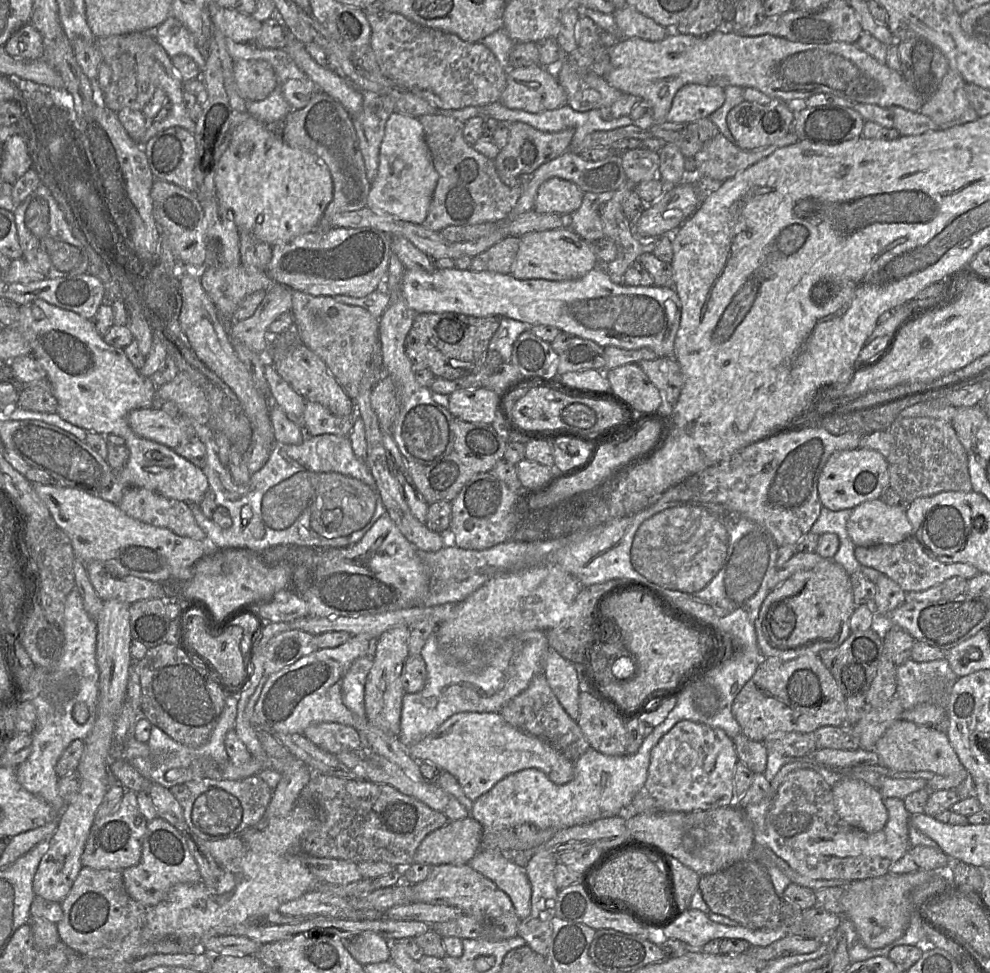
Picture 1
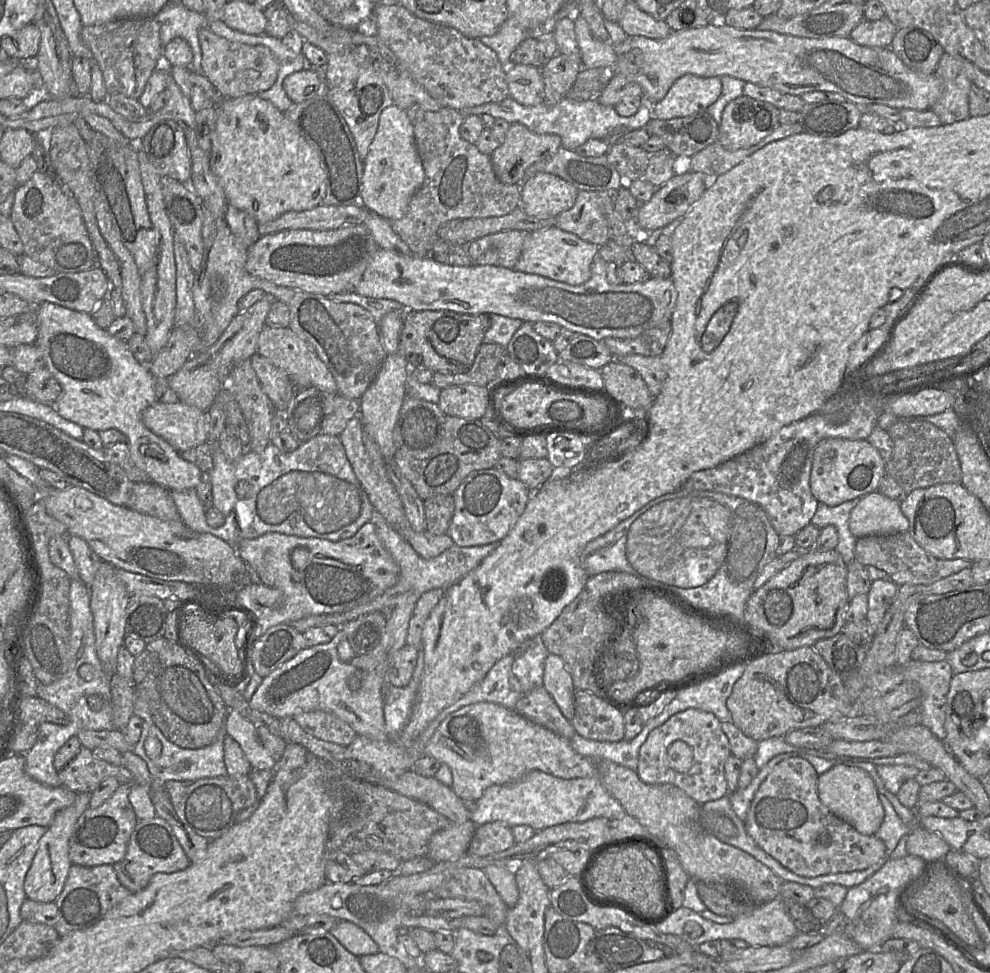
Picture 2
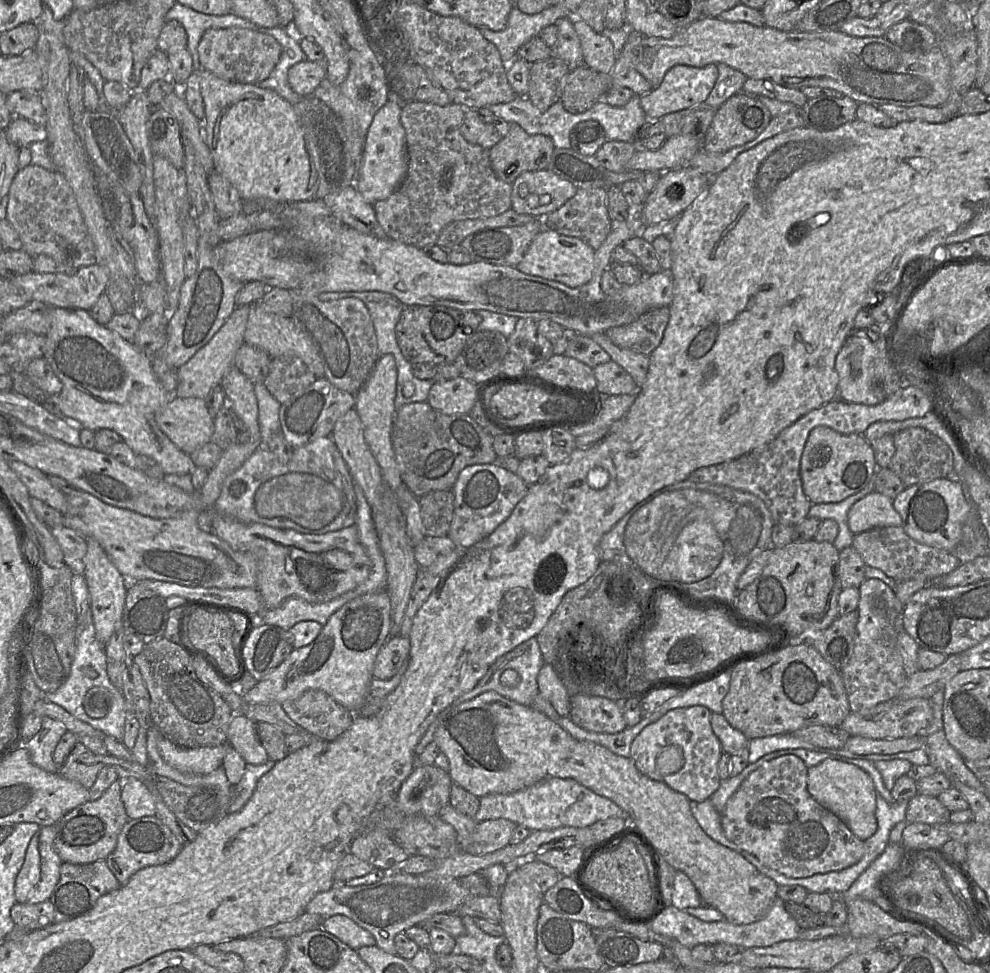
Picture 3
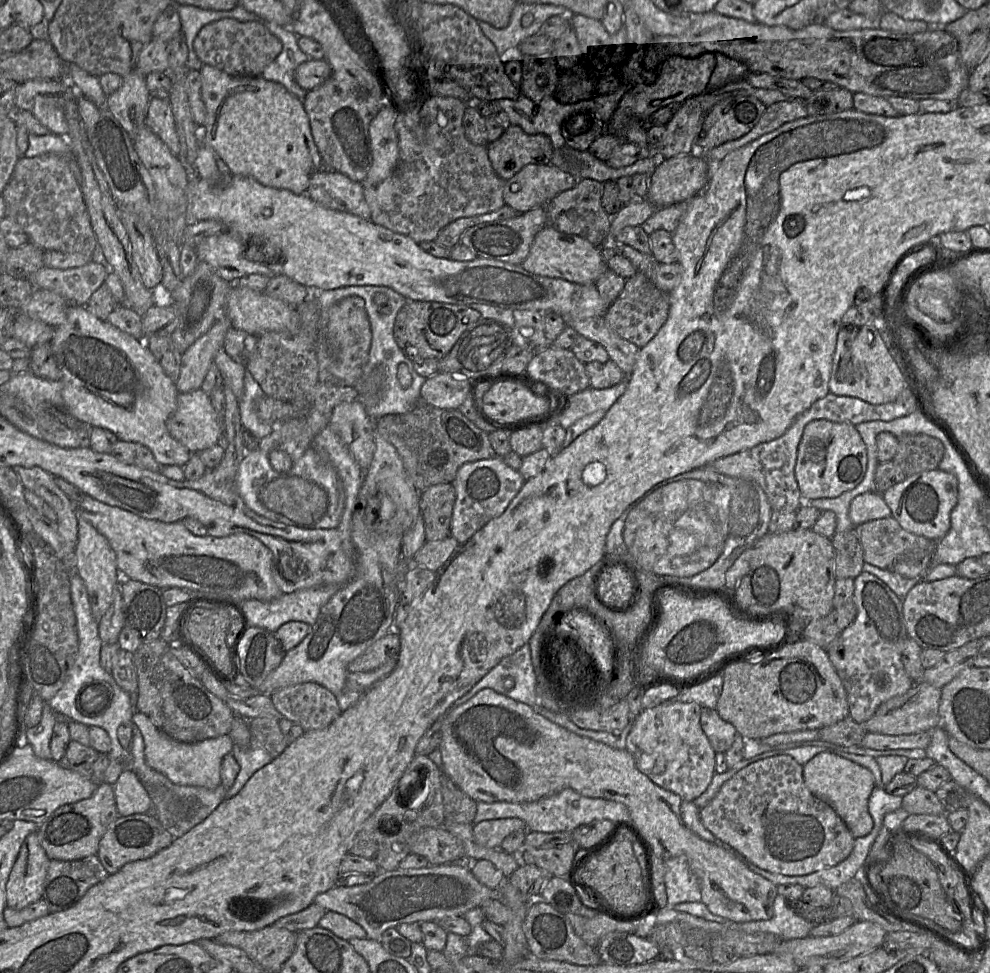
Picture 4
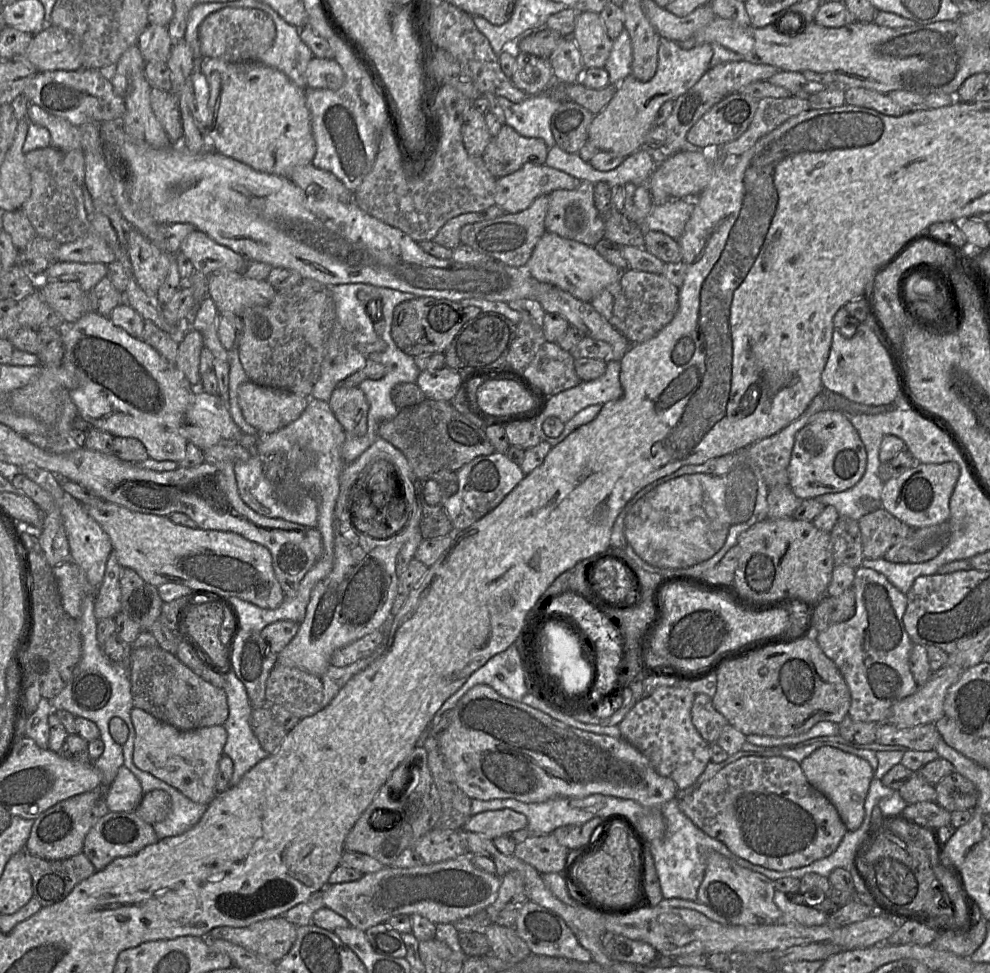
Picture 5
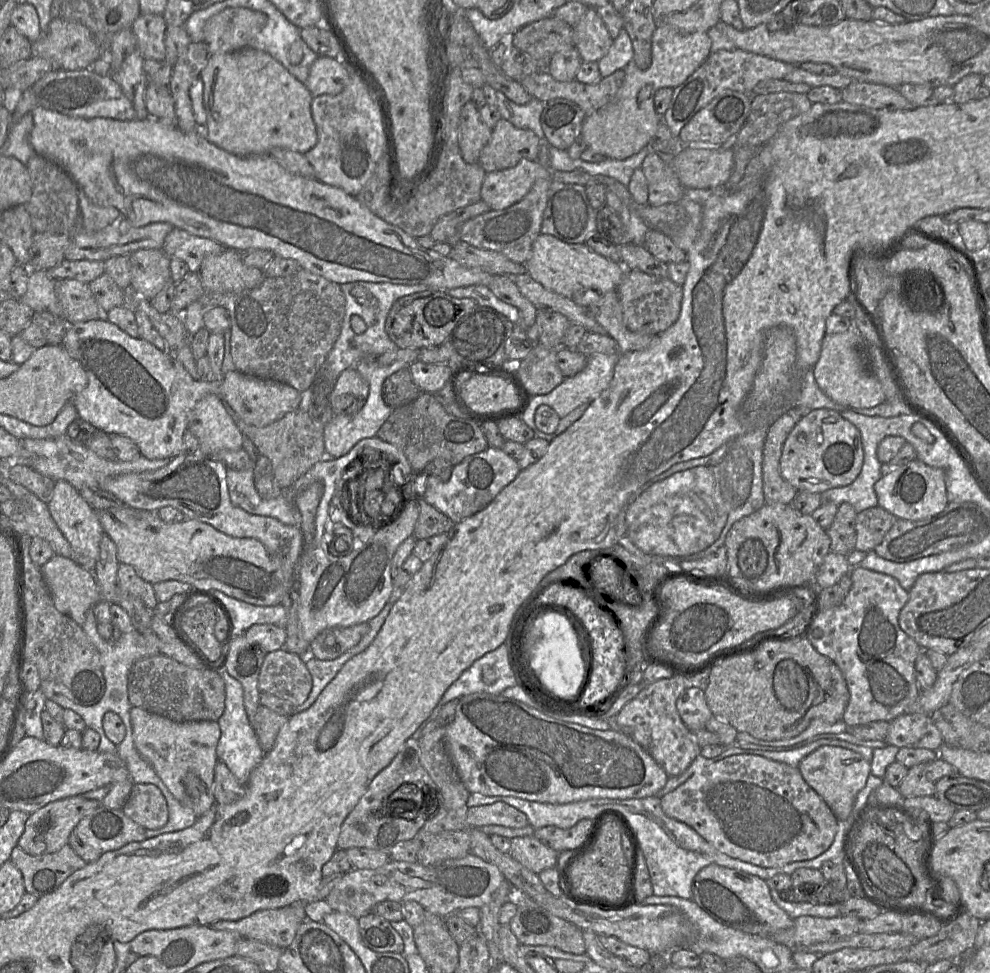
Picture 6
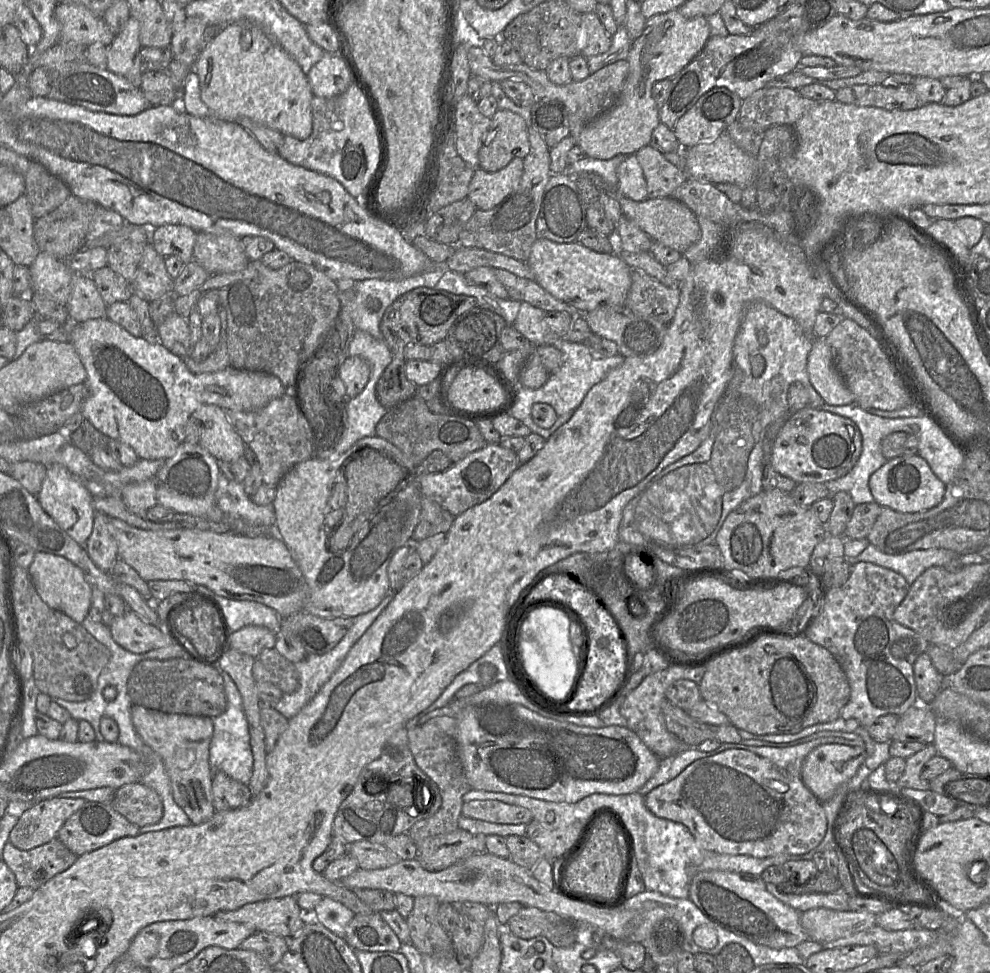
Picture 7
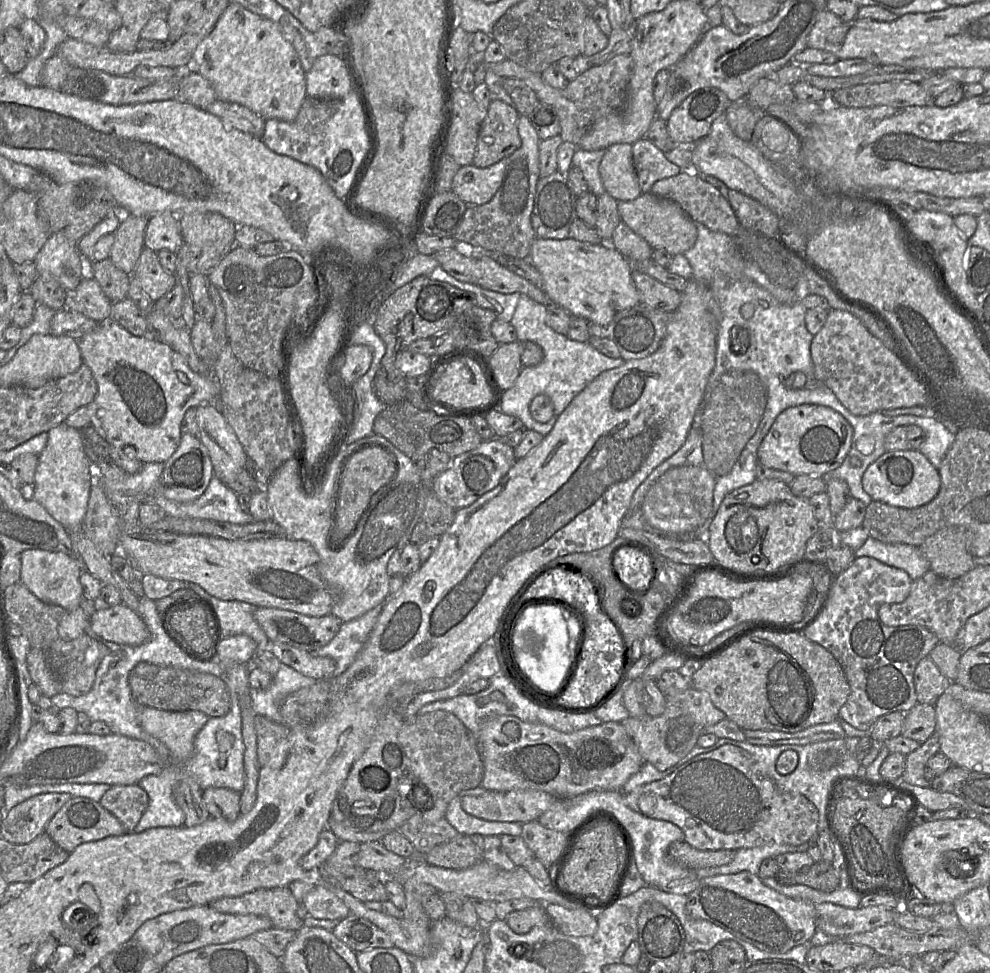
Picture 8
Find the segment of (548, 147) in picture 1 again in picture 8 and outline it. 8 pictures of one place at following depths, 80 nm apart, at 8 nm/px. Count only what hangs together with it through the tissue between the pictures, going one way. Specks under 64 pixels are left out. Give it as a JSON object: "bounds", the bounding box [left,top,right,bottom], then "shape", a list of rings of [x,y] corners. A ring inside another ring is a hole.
{"bounds":[472,100,521,168],"shape":[[[492,100],[483,120],[472,165],[486,168],[513,154],[521,146],[518,111],[501,100]]]}

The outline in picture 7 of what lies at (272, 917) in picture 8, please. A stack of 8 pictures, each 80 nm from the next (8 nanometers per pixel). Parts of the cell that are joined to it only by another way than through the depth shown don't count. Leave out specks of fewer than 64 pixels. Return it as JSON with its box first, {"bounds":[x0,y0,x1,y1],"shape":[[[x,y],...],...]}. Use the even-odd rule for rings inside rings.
{"bounds":[214,896,304,939],"shape":[[[285,896],[249,903],[237,910],[217,912],[214,917],[216,920],[245,924],[253,927],[255,931],[276,934],[286,939],[296,936],[304,926],[304,922],[300,919],[300,908],[295,896]]]}

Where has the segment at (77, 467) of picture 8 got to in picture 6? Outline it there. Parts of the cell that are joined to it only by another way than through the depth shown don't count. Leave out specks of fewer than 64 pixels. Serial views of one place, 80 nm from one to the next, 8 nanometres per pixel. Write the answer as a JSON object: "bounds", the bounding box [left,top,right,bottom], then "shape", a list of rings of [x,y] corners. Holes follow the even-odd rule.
{"bounds":[47,480,104,560],"shape":[[[64,480],[55,482],[51,500],[47,503],[50,515],[72,549],[79,555],[94,560],[99,557],[99,545],[104,532],[96,511],[80,495],[78,489]]]}

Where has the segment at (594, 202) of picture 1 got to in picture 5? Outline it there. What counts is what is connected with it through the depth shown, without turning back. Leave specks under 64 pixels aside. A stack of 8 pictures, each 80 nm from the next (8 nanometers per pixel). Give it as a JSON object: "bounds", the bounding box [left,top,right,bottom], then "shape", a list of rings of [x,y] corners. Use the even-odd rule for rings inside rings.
{"bounds":[545,181,604,247],"shape":[[[581,181],[576,189],[555,190],[548,195],[548,208],[545,216],[545,230],[558,236],[594,247],[604,238],[603,216],[598,212],[593,199],[594,184]]]}

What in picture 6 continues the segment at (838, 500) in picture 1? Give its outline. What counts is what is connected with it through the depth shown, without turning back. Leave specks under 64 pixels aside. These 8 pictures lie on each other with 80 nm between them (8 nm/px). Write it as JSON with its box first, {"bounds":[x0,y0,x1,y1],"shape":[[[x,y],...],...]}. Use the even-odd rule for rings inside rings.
{"bounds":[779,409,863,493],"shape":[[[812,409],[801,416],[786,437],[779,470],[797,491],[822,493],[851,484],[861,471],[863,459],[860,432],[851,422],[835,410]]]}

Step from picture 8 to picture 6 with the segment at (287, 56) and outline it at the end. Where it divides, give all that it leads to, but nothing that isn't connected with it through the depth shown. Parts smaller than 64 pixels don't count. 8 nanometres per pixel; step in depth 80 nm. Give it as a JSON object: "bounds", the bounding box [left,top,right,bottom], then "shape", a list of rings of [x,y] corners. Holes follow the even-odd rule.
{"bounds":[199,47,317,156],"shape":[[[253,47],[211,54],[199,77],[204,83],[207,113],[202,130],[219,148],[238,156],[269,154],[274,147],[305,154],[317,143],[311,112],[313,95],[270,54]]]}

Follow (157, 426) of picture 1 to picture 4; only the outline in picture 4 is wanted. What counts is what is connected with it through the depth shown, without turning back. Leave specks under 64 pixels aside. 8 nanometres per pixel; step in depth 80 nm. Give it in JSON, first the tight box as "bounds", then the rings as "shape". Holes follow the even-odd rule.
{"bounds":[167,388,220,453],"shape":[[[201,388],[178,395],[177,408],[167,420],[167,429],[191,453],[208,449],[220,441],[218,413]]]}

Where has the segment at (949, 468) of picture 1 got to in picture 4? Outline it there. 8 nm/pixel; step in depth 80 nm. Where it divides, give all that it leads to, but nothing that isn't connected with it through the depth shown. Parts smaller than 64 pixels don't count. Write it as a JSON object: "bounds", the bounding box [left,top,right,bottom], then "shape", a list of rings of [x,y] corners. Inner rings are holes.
{"bounds":[891,434,945,476],"shape":[[[902,434],[895,436],[898,448],[891,459],[908,476],[939,469],[945,448],[937,438],[926,434]]]}

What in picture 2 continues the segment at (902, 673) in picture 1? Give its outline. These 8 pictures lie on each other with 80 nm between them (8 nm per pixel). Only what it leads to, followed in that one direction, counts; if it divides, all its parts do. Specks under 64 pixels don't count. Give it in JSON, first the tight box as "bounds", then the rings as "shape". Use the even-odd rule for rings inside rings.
{"bounds":[902,660,954,741],"shape":[[[911,660],[902,670],[903,680],[915,682],[921,688],[922,700],[918,709],[920,724],[927,727],[939,740],[944,741],[947,695],[954,675],[951,665],[947,660]]]}

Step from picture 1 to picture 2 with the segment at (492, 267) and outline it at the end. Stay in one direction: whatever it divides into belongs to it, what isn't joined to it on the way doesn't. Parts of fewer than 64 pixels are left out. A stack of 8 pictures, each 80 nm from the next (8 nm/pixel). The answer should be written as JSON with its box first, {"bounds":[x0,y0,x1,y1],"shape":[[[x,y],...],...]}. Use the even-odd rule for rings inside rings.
{"bounds":[466,230,532,268],"shape":[[[507,230],[501,231],[493,234],[486,235],[482,238],[476,239],[466,245],[467,252],[472,259],[473,265],[494,265],[494,266],[501,266],[505,268],[514,268],[518,259],[520,258],[524,243],[528,234],[532,232],[524,232],[520,230]]]}

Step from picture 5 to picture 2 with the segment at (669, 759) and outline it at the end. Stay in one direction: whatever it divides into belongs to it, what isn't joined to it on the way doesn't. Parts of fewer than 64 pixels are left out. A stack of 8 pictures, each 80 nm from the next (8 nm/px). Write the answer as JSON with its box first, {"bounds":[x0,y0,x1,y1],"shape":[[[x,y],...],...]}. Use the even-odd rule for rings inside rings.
{"bounds":[636,708,730,805],"shape":[[[689,708],[672,715],[664,724],[648,734],[639,749],[636,773],[646,784],[673,784],[699,805],[703,805],[729,795],[724,766],[730,755],[729,740],[715,715]],[[677,741],[685,743],[692,755],[692,766],[685,773],[674,771],[667,764],[667,751]]]}

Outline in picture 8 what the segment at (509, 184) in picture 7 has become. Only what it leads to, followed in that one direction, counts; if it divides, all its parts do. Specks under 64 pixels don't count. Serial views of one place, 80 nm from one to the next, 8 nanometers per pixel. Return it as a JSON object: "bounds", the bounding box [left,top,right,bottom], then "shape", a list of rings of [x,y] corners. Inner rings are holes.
{"bounds":[451,157,507,205],"shape":[[[507,157],[486,168],[461,166],[455,174],[451,191],[467,205],[489,202],[501,186],[507,169]]]}

